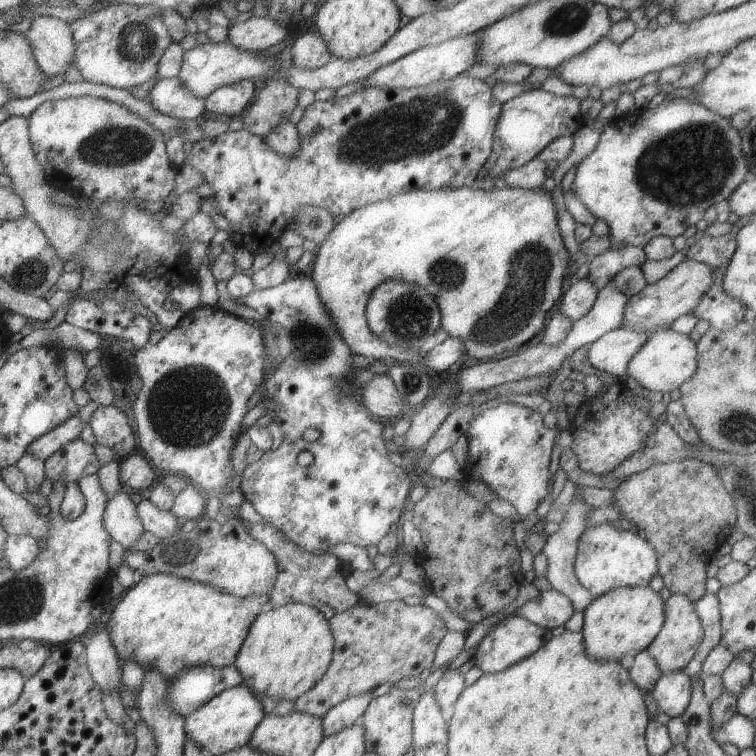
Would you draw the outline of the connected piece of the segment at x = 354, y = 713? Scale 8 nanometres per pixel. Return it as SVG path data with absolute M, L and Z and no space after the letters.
M366 692L360 696L350 696L338 706L334 706L323 718L324 738L338 734L340 730L361 721L361 716L366 712L370 702L372 702L372 694Z

